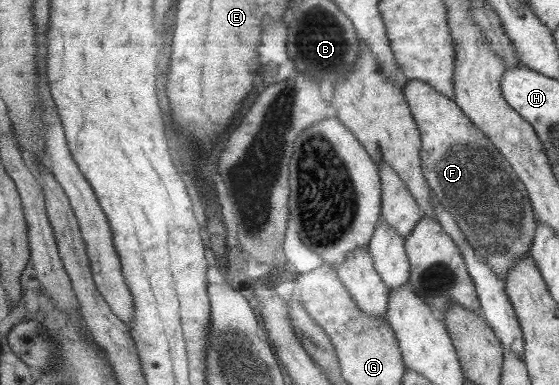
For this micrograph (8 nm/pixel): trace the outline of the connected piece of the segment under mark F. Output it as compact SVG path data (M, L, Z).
M407 80L408 84L403 88L404 98L407 100L410 112L412 113L413 119L420 130L421 140L422 140L422 154L421 156L421 166L423 167L423 174L431 187L433 192L433 207L435 207L436 219L439 222L442 229L447 232L451 239L457 243L457 247L463 255L463 260L466 264L466 269L469 275L475 283L475 290L477 291L477 296L481 305L481 315L487 320L487 324L491 326L493 332L499 338L499 342L503 344L503 348L506 350L511 350L515 352L518 358L524 362L523 352L525 352L524 336L519 320L517 320L517 314L509 297L506 293L505 276L507 272L515 266L515 262L519 262L519 256L529 256L529 250L533 242L533 236L535 236L535 230L538 228L538 222L536 221L536 214L532 209L532 202L529 198L526 186L519 180L519 177L515 174L512 166L509 164L503 155L501 155L497 148L492 144L491 140L484 135L483 131L475 127L475 124L471 123L471 120L461 111L461 108L455 104L453 100L447 99L447 96L442 96L438 90L433 89L429 84L421 80Z

